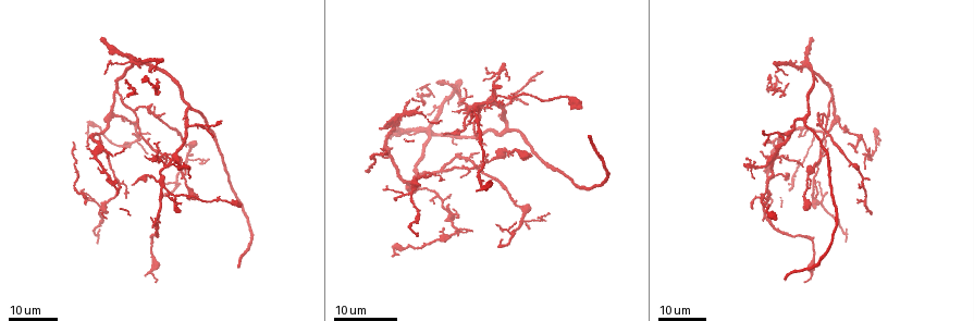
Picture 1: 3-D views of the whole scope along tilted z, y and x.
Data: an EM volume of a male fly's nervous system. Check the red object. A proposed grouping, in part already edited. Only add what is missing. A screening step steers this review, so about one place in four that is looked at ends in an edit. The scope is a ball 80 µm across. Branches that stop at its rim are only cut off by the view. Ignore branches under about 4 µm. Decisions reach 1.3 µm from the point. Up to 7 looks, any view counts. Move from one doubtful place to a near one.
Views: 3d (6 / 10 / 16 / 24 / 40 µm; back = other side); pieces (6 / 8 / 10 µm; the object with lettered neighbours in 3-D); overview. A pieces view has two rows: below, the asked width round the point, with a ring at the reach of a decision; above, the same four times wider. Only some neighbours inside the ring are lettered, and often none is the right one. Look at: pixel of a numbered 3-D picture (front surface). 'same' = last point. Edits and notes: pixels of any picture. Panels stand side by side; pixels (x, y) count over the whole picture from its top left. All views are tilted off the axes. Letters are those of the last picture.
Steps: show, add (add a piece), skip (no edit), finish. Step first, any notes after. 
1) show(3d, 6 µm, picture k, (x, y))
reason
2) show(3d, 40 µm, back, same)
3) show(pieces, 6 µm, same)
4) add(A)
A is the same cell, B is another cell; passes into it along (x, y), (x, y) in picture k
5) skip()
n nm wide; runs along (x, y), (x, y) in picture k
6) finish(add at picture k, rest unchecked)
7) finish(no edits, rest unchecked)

show(3d, 16 µm, picture 1, (524, 104))
thin end

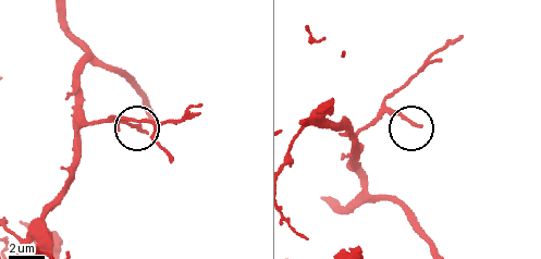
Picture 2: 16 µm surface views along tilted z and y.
show(3d, 10 µm, picture 2, (146, 133))

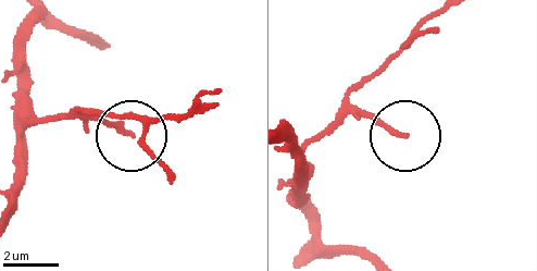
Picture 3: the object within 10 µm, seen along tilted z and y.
show(pieces, 6 µm, picture 3, (126, 134))

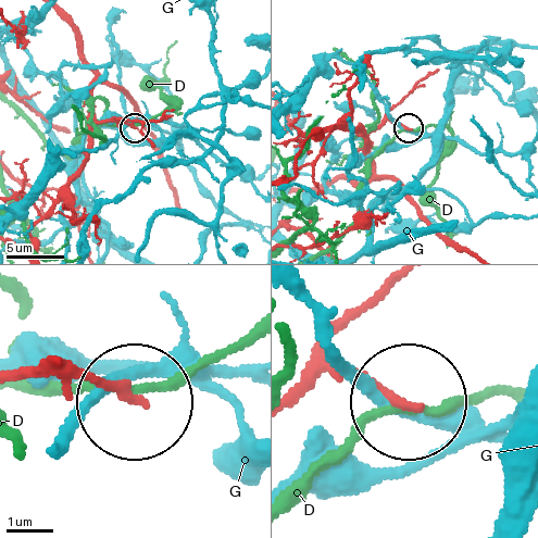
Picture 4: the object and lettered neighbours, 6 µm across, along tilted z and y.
skip()
D and G are other cells; runs along (55, 11), (97, 76), (94, 121), (134, 127) in picture 4; none of them fits

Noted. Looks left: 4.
show(3d, 24 µm, picture 1, (211, 135))
thin end

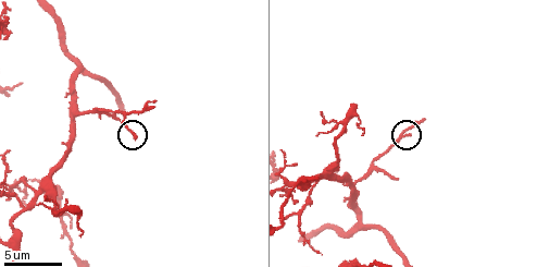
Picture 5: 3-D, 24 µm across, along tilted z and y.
show(pieces, 6 µm, picture 5, (408, 136))

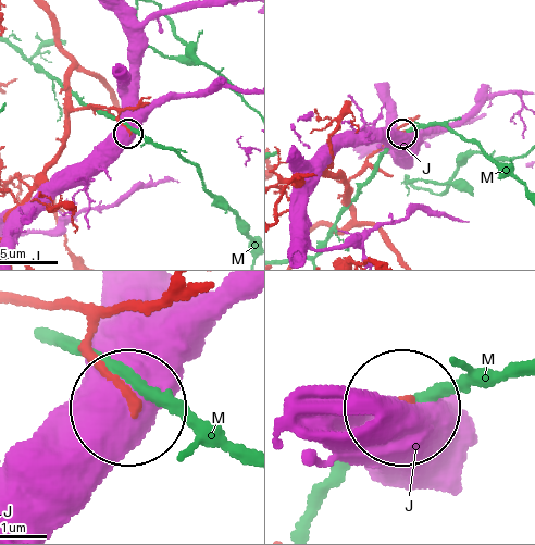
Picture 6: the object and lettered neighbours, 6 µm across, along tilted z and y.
skip()
J and M are other cells; runs along (48, 14), (74, 63), (70, 108), (111, 109), (127, 134) in picture 6; none of them fits

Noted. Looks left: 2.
show(3d, 24 µm, picture 1, (443, 135))
an open end

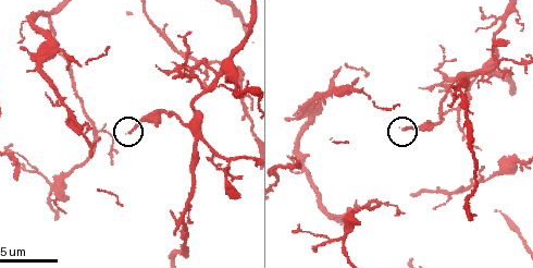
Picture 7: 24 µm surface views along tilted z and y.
show(pieces, 8 µm, picture 7, (128, 132))
see the neighbours

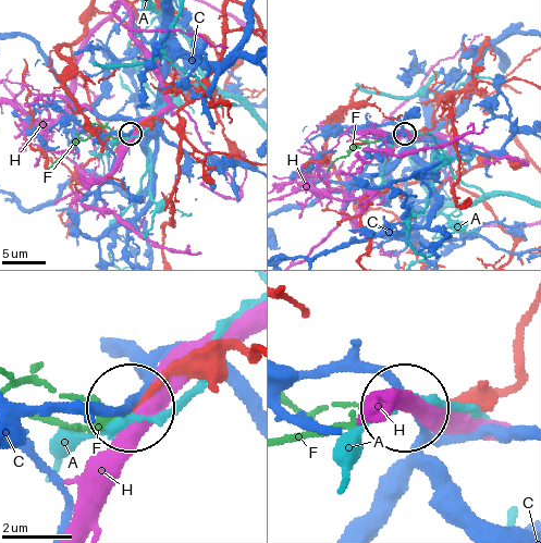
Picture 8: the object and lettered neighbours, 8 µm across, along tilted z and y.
add(F)
150 nm wide; F is the same cell, A, C and H are other cells; the cell continues

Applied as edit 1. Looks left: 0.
finish(add at picture 8, rest unchecked)

